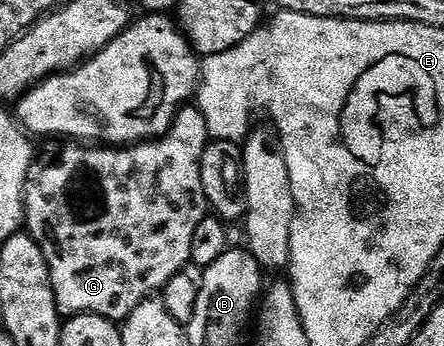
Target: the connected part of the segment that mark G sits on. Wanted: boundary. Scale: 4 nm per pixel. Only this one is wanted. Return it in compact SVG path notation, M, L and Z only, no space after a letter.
M186 104L162 138L124 148L69 144L54 170L49 166L30 170L25 181L24 225L47 260L61 315L94 314L124 323L139 304L154 297L171 276L190 265L195 230L207 215L201 161L210 141L203 112Z

